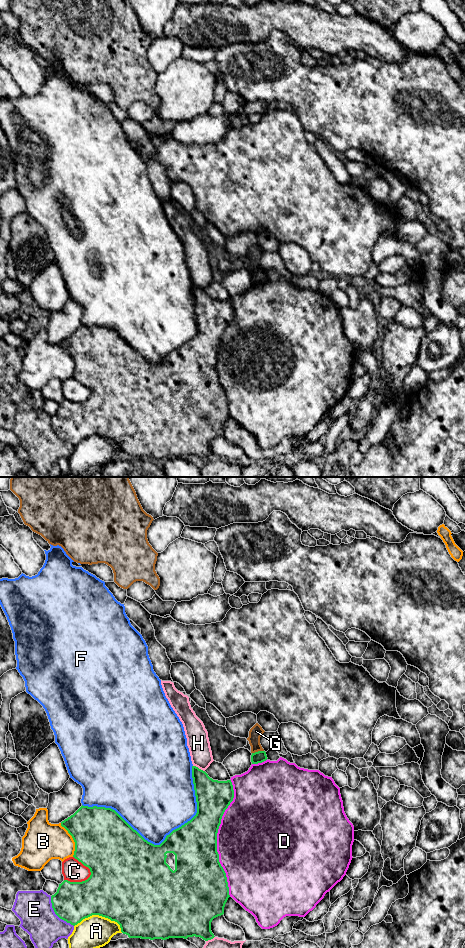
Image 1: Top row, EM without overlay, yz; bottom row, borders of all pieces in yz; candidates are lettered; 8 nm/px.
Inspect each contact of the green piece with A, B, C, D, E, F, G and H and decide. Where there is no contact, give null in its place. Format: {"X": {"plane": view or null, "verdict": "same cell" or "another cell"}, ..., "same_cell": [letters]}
{"A": {"plane": "yz", "verdict": "another cell"}, "B": {"plane": "yz", "verdict": "another cell"}, "C": {"plane": "yz", "verdict": "another cell"}, "D": {"plane": "yz", "verdict": "another cell"}, "E": {"plane": "yz", "verdict": "another cell"}, "F": {"plane": "yz", "verdict": "another cell"}, "G": {"plane": "yz", "verdict": "same cell"}, "H": {"plane": "yz", "verdict": "another cell"}, "same_cell": ["G"]}

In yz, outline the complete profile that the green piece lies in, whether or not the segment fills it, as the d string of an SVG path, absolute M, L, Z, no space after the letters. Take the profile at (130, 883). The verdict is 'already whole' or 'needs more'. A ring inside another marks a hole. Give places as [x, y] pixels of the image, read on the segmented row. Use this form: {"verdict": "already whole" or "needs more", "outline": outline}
{"verdict": "needs more", "outline": "M196 766L192 778L197 813L187 823L173 830L160 845L145 840L115 810L105 807L81 806L61 822L75 842L73 857L90 869L90 877L82 882L64 880L51 896L52 908L62 920L75 926L83 919L99 915L115 921L129 938L162 939L200 937L205 941L215 936L211 931L214 918L224 914L230 897L226 873L219 862L217 833L222 816L234 798L231 780L213 780Z"}

